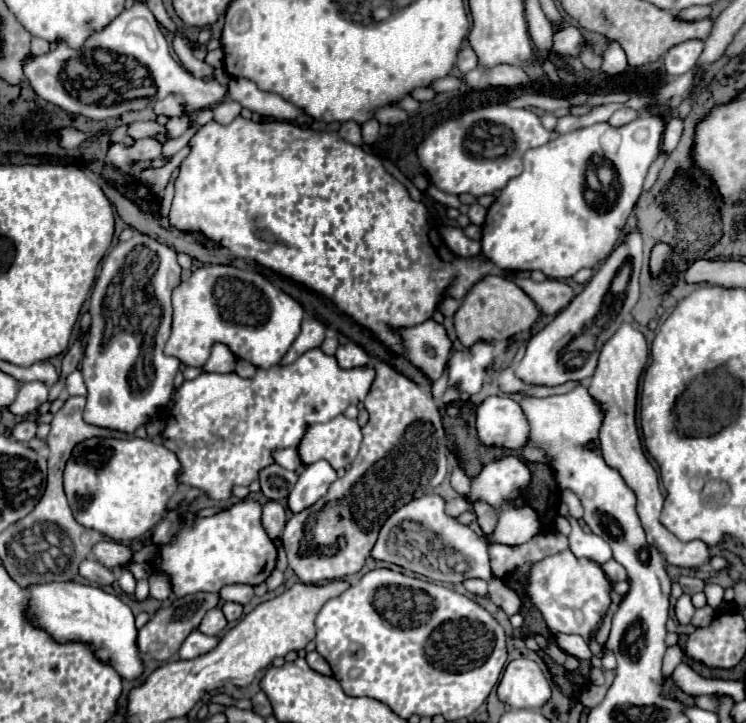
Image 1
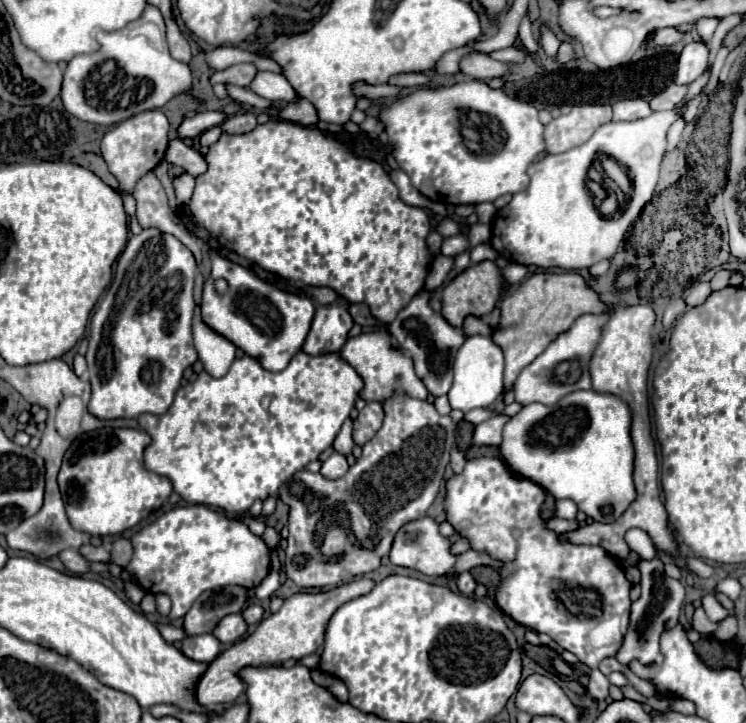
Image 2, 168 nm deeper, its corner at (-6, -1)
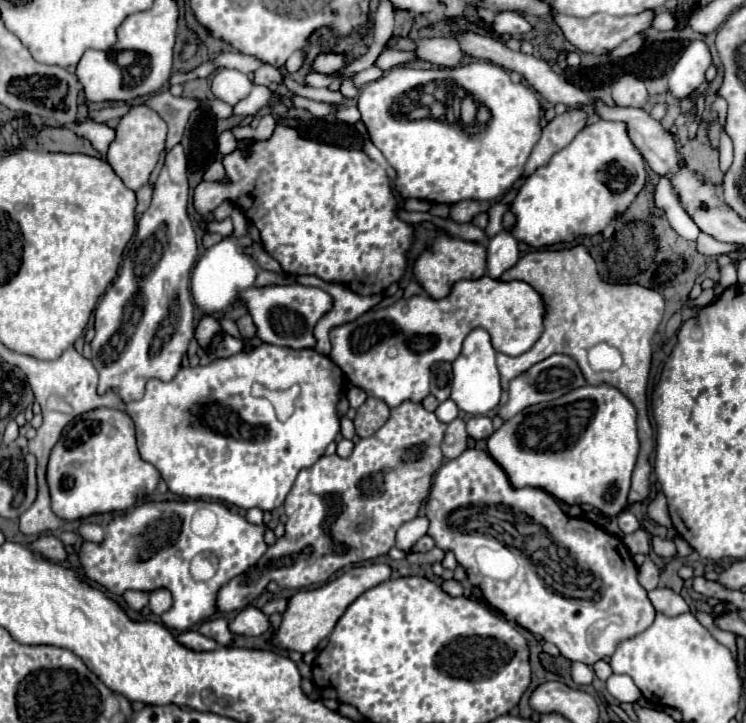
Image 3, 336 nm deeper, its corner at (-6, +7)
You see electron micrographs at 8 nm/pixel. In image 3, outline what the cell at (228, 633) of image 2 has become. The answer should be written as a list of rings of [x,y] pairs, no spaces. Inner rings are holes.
[[[250,605],[246,609],[242,609],[236,619],[230,621],[230,629],[234,633],[242,633],[242,635],[262,635],[266,633],[270,627],[270,619],[268,615],[264,615],[258,607]]]

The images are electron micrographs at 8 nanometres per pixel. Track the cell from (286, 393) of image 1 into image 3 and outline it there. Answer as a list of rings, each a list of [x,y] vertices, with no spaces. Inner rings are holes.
[[[262,343],[258,345],[254,351],[250,353],[236,353],[228,359],[218,359],[210,365],[196,365],[196,367],[182,367],[178,371],[178,375],[170,381],[170,383],[164,383],[160,379],[150,379],[146,383],[146,393],[140,401],[130,401],[130,403],[124,403],[124,413],[128,413],[136,425],[136,435],[138,435],[138,451],[142,455],[142,459],[146,459],[148,463],[152,463],[160,477],[164,479],[164,483],[170,487],[172,493],[176,495],[182,495],[182,497],[190,497],[190,499],[212,499],[212,501],[224,501],[224,503],[230,503],[230,505],[236,505],[236,507],[242,507],[242,509],[250,509],[250,507],[258,507],[262,511],[272,511],[272,509],[278,509],[298,471],[306,469],[306,467],[312,467],[326,451],[328,443],[332,443],[336,439],[336,435],[340,433],[340,417],[336,413],[336,405],[340,401],[340,397],[344,395],[344,373],[340,371],[338,365],[334,365],[330,361],[330,357],[326,355],[320,355],[316,353],[314,349],[300,349],[300,351],[294,351],[294,349],[288,349],[288,347],[276,347],[276,345],[268,345],[268,343]],[[254,384],[260,384],[262,387],[275,391],[281,392],[285,389],[290,389],[292,385],[300,385],[300,395],[294,403],[294,415],[282,423],[276,419],[274,415],[274,407],[270,405],[270,401],[262,395],[252,395],[252,387]]]

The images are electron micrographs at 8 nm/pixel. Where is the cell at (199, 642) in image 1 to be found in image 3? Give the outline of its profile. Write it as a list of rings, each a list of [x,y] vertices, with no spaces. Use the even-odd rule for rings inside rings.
[[[184,631],[178,635],[178,643],[192,649],[192,651],[212,651],[216,649],[216,643],[212,639],[206,639],[198,631]]]

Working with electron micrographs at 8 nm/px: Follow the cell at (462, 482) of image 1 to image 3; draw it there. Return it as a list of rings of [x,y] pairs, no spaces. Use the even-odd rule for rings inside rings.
[[[456,419],[456,421],[448,423],[444,441],[442,441],[442,445],[440,445],[444,457],[446,457],[446,459],[458,457],[458,455],[466,449],[466,439],[468,439],[468,435],[466,435],[464,421],[462,421],[462,419]]]

